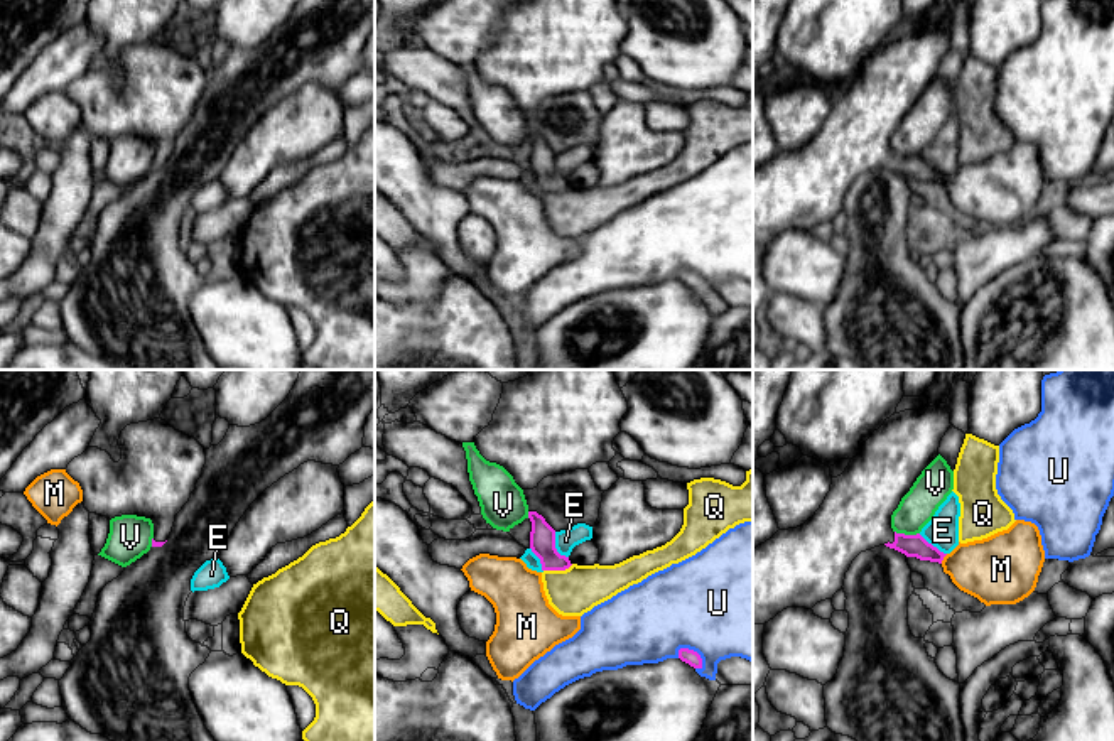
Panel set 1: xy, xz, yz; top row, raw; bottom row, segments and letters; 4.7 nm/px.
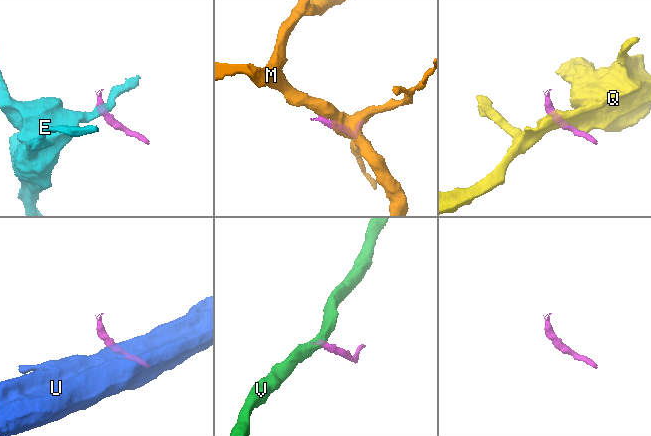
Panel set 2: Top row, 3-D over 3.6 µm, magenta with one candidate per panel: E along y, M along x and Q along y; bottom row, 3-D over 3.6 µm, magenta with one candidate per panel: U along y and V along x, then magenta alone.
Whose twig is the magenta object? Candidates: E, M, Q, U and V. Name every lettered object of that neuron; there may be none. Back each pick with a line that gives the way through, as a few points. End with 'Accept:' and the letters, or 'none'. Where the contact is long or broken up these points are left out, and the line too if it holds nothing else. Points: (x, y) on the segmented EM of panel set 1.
Accept: none

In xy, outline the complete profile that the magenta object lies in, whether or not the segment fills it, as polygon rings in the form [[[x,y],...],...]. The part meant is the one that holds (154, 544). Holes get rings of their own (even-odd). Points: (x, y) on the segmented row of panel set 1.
[[[160,417],[127,425],[118,446],[118,462],[106,451],[88,447],[66,473],[79,483],[89,513],[108,520],[122,515],[150,518],[152,547],[162,547],[176,515],[196,489],[206,449]]]

